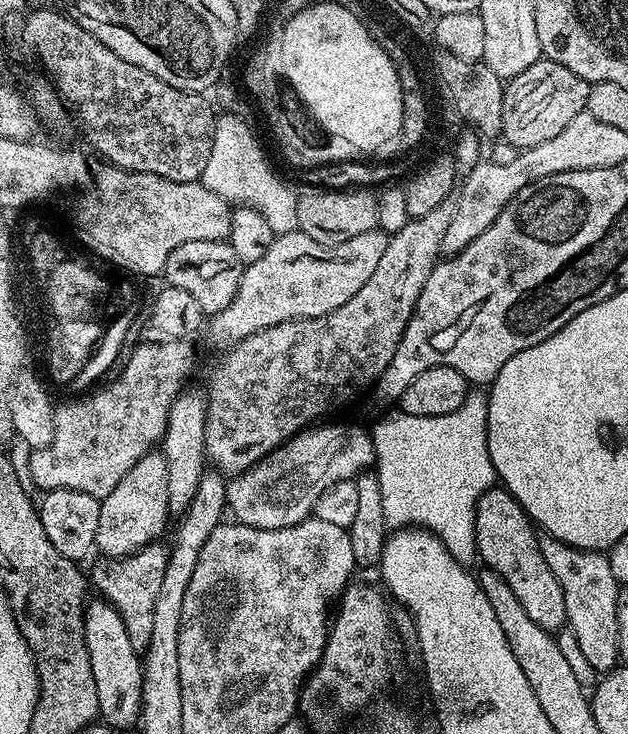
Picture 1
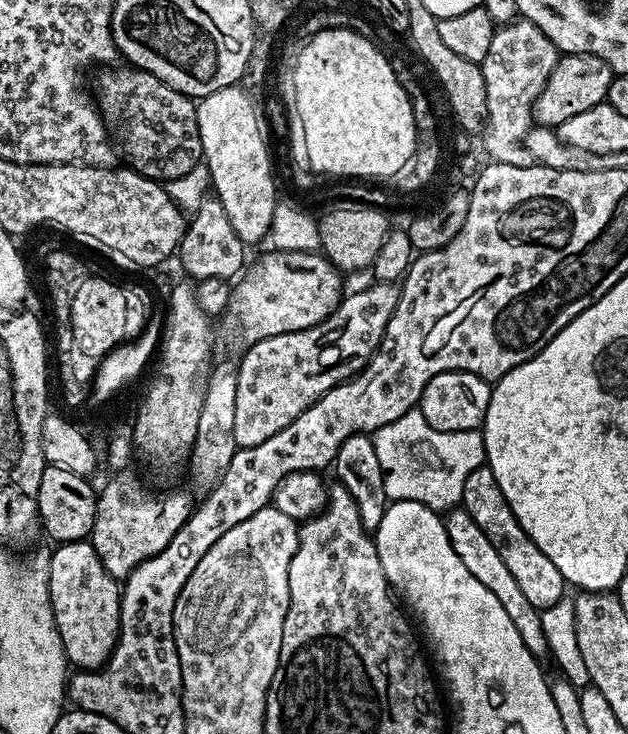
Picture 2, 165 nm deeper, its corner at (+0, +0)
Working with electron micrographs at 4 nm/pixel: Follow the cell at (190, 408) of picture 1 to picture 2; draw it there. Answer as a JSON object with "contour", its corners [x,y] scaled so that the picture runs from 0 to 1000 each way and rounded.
{"contour":[[[427,341],[427,345],[398,365],[374,383],[369,405],[354,432],[358,450],[376,452],[376,463],[384,471],[409,469],[414,463],[436,460],[443,455],[506,444],[541,416],[545,372],[522,356],[521,349],[505,342]]]}

